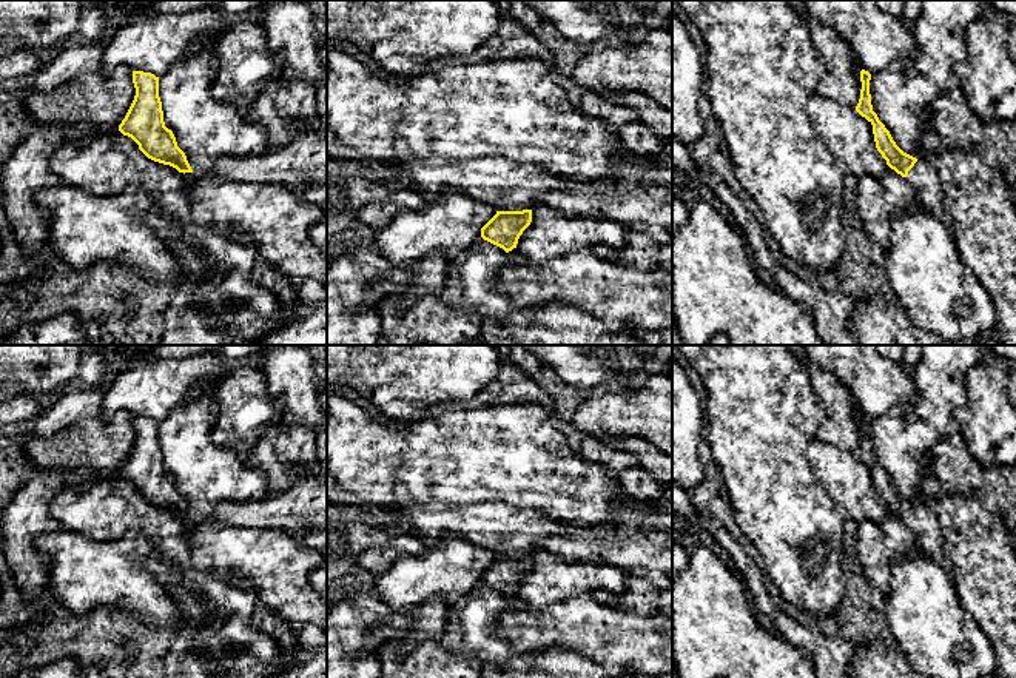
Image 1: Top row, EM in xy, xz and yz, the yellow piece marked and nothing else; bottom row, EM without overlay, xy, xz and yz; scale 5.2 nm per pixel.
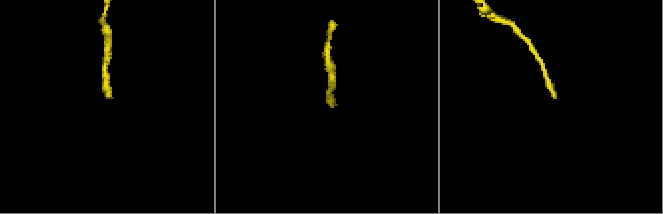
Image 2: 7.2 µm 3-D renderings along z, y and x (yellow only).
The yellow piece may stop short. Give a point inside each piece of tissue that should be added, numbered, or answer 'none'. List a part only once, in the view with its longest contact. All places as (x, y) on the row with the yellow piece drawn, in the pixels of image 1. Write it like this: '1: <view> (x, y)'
1: yz (924, 179)

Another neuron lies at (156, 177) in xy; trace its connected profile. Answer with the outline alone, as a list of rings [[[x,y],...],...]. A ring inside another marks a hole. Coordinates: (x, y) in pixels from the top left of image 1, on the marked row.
[[[106,129],[85,145],[62,145],[51,157],[51,170],[71,186],[93,196],[116,196],[136,185],[160,194],[168,203],[190,202],[190,177],[170,165],[148,159],[122,133]]]

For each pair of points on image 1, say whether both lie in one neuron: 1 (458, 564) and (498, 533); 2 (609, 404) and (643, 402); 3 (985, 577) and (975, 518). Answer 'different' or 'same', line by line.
1: different
2: same
3: same

